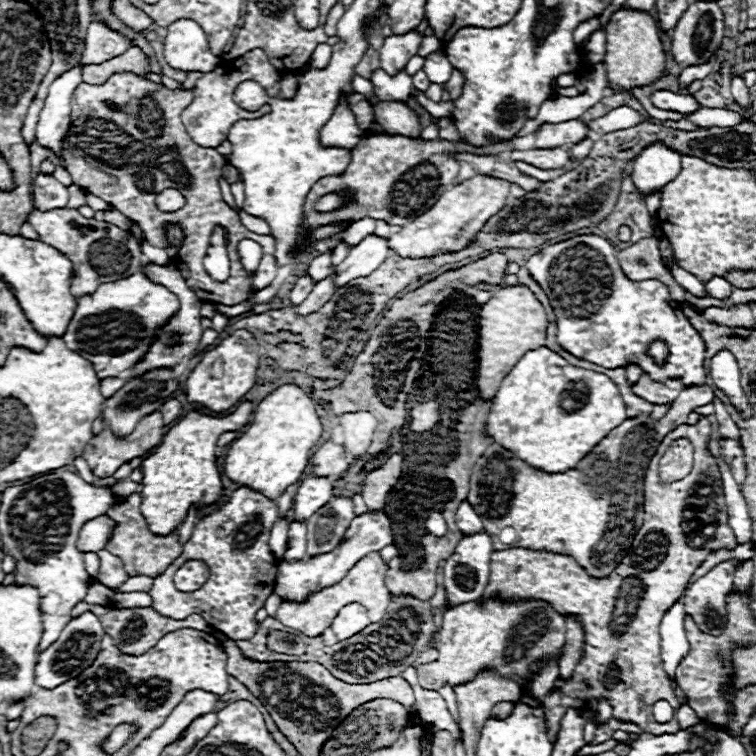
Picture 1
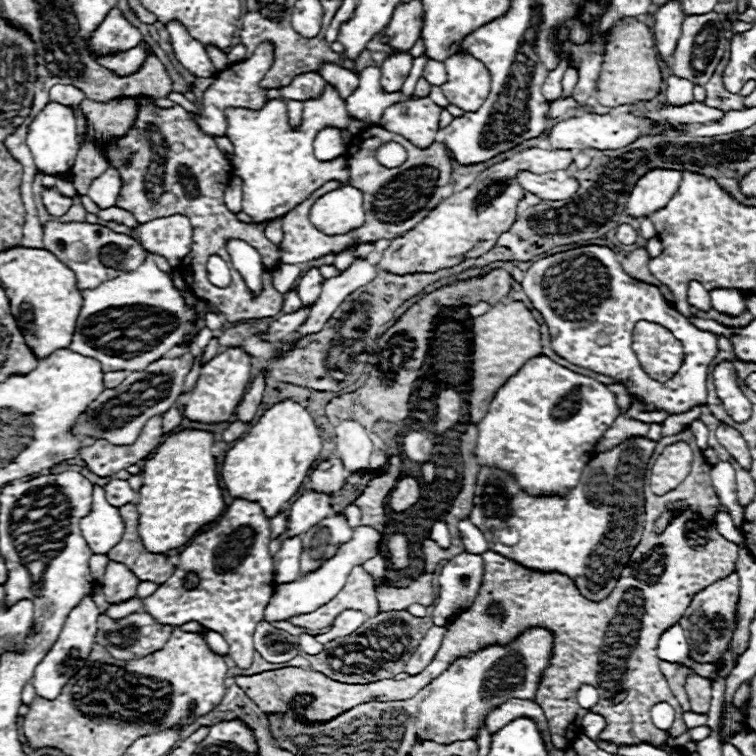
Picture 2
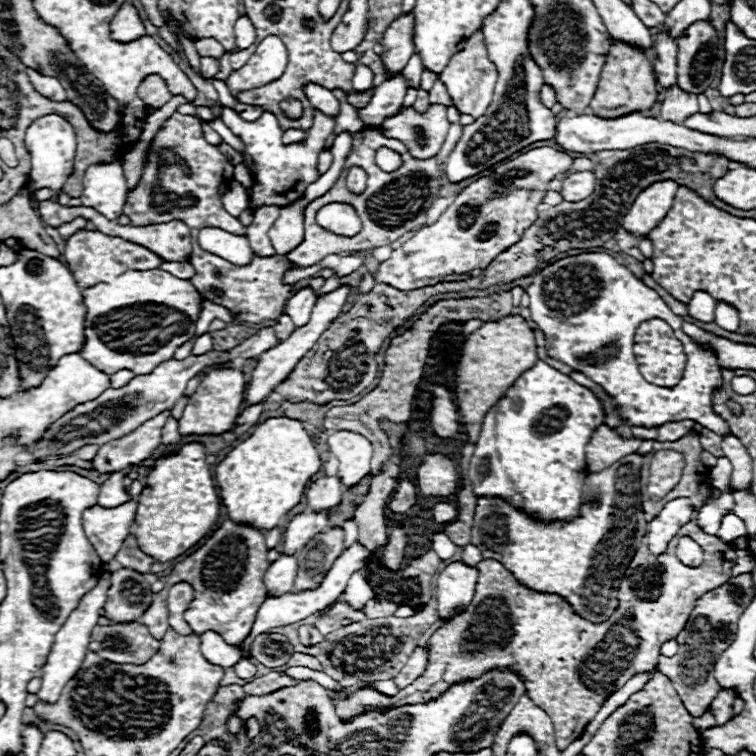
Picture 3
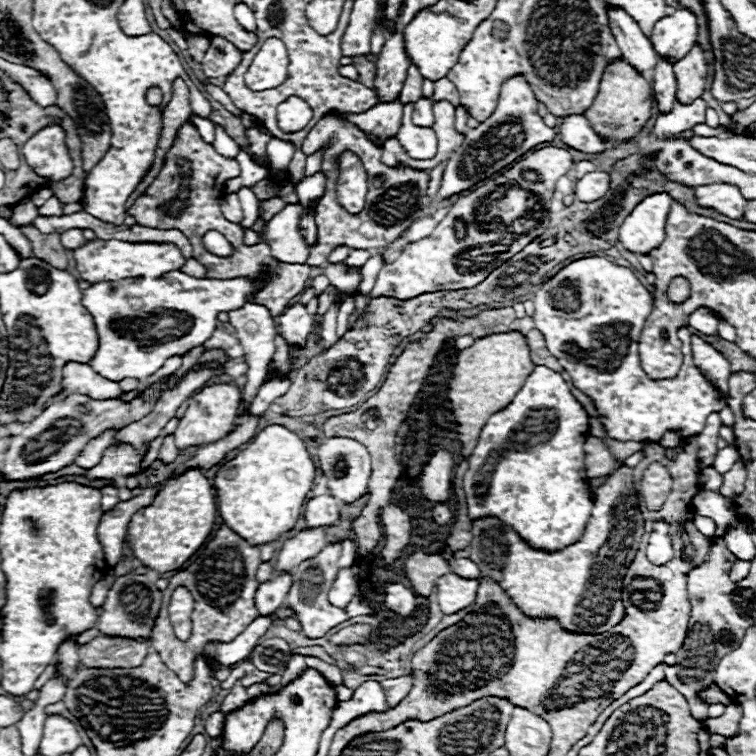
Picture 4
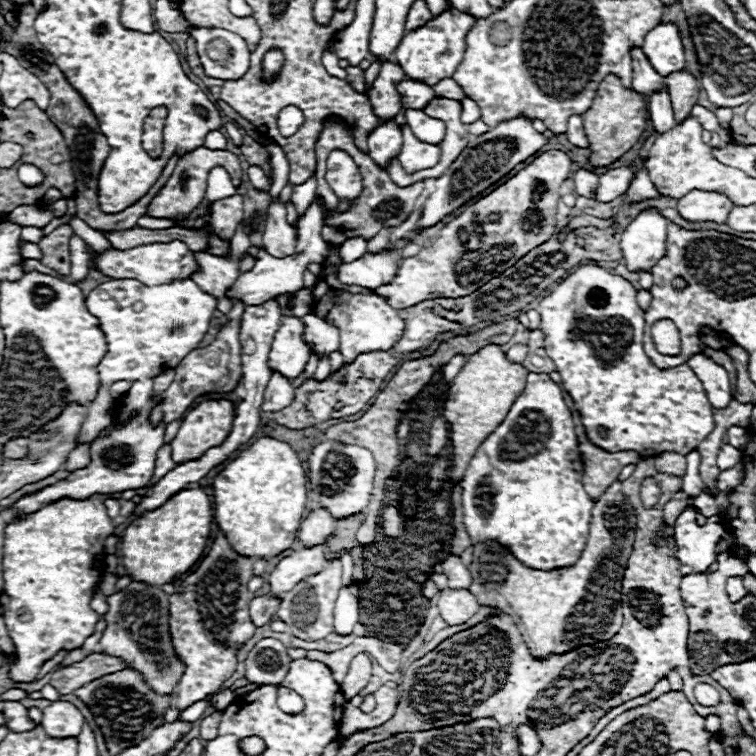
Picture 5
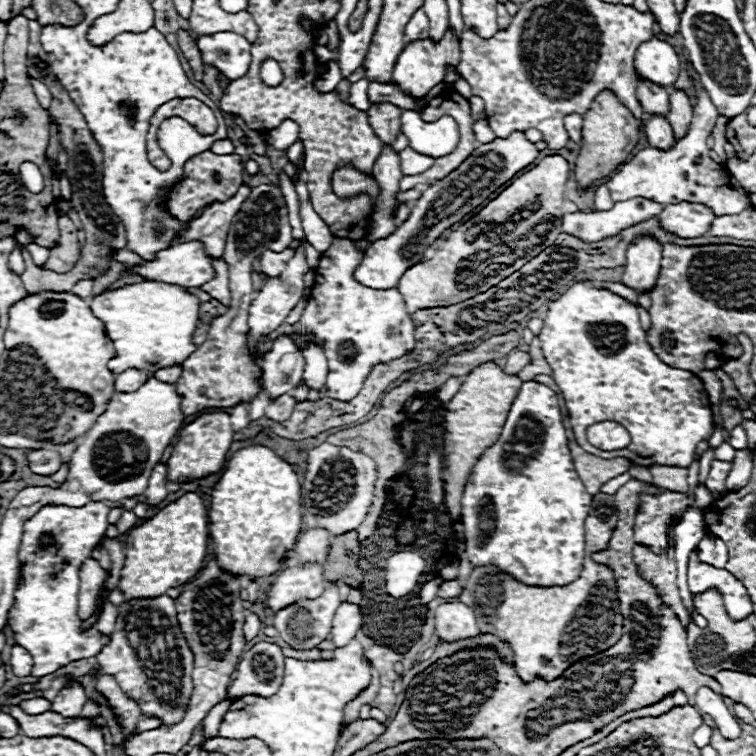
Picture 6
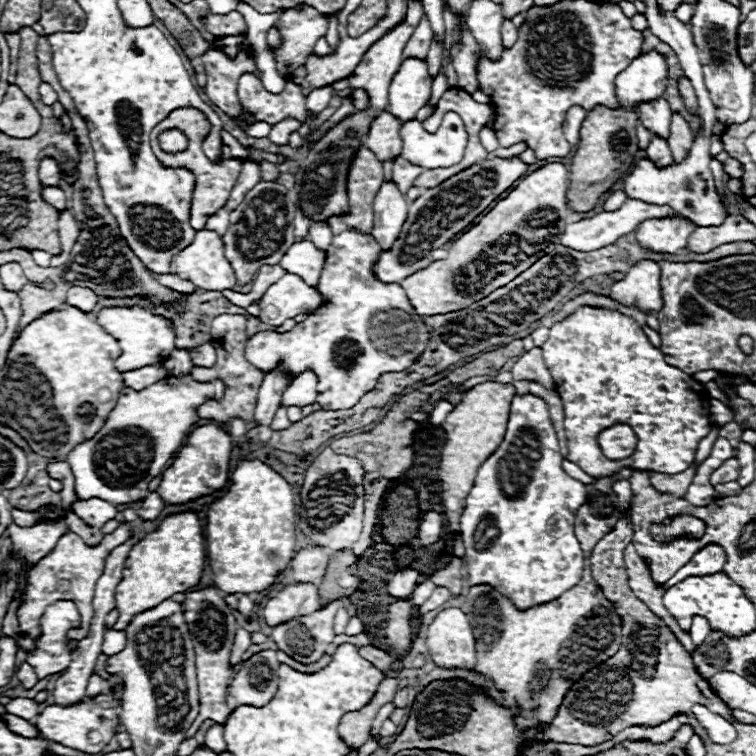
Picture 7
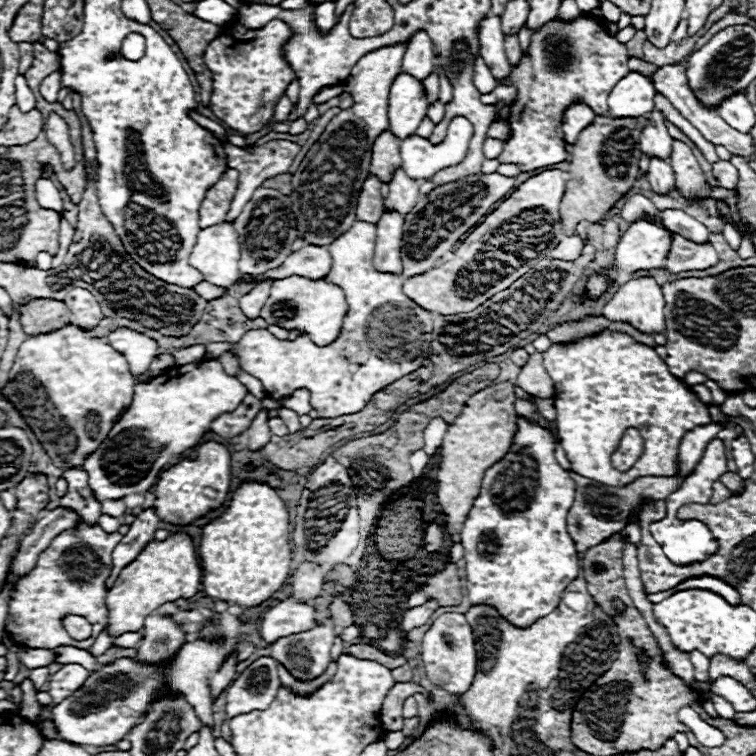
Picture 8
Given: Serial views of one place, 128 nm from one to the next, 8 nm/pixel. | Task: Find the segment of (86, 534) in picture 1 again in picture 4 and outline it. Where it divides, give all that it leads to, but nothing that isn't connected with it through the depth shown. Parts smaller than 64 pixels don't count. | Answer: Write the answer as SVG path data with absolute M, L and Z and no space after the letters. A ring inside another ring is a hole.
M160 482L160 486L152 486L152 488L146 488L144 494L128 500L128 502L118 502L114 510L110 512L104 512L102 516L102 522L98 526L98 538L104 546L104 558L110 566L114 566L120 556L122 556L122 550L124 550L124 536L126 536L126 530L128 530L128 524L132 520L132 516L140 510L140 508L146 508L150 506L150 502L154 500L156 492L166 484Z

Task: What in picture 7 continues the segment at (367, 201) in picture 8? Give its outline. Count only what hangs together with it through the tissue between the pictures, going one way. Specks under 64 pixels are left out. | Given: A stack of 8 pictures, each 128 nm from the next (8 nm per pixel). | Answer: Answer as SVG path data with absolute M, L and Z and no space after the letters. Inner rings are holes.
M360 148L358 158L354 160L348 176L348 202L350 202L350 214L348 216L332 216L330 228L332 232L340 230L362 230L370 232L374 226L374 198L382 186L384 174L382 174L382 162L376 160L376 156L368 148Z

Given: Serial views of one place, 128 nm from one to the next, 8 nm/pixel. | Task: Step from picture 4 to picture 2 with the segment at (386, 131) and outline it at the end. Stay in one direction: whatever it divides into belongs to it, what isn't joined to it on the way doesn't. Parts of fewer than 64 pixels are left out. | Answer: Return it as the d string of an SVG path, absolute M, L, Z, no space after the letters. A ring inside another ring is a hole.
M390 54L390 58L382 64L380 84L384 92L400 92L408 72L412 68L412 56L406 54ZM302 74L298 78L292 80L290 86L286 86L284 90L268 90L266 92L266 100L268 98L290 98L290 100L306 100L306 98L320 98L322 90L324 90L326 82L322 80L322 76L318 74Z

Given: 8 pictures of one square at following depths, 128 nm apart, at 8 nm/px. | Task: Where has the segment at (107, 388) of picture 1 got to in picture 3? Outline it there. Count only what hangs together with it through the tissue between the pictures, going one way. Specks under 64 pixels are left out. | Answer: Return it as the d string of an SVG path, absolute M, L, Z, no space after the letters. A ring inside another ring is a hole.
M120 370L113 375L110 375L111 387L120 388L125 386L135 374L130 370Z

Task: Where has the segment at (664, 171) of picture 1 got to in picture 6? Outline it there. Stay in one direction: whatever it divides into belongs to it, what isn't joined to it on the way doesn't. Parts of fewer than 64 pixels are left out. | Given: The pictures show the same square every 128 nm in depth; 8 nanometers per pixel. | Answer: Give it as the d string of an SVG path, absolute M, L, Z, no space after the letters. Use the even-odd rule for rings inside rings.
M640 238L626 252L622 284L636 292L650 292L658 278L662 246L652 238Z

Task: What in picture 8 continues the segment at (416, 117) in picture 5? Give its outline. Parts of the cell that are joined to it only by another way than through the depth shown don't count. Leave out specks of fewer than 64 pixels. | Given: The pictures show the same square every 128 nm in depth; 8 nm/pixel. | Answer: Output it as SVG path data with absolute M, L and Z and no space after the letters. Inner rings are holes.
M462 116L450 122L448 136L440 146L434 146L426 138L414 134L400 142L402 168L414 180L430 180L438 170L462 162L470 138L472 124Z

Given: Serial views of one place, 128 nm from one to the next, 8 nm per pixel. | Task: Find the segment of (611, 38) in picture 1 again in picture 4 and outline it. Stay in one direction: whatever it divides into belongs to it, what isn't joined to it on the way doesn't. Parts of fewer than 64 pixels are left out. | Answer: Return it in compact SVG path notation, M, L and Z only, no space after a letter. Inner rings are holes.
M624 60L610 62L600 80L600 92L594 104L584 112L596 134L606 138L610 144L632 140L652 116L652 86Z

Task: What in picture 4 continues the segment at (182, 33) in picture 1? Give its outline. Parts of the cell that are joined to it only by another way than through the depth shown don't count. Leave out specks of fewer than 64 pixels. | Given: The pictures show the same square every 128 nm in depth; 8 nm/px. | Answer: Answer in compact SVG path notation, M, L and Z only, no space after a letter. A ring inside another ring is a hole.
M214 36L212 46L206 50L202 60L202 72L208 78L230 76L240 64L240 58L242 58L242 50L234 48L226 38Z

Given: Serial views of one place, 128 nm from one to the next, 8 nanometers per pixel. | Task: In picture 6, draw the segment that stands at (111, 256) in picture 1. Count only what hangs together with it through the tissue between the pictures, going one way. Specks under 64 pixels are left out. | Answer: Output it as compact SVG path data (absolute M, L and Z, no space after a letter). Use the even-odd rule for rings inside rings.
M198 240L174 244L156 254L156 260L144 262L140 268L132 268L148 280L158 280L166 284L178 284L188 288L200 288L210 282L216 272L212 268L212 258L206 256L204 244Z

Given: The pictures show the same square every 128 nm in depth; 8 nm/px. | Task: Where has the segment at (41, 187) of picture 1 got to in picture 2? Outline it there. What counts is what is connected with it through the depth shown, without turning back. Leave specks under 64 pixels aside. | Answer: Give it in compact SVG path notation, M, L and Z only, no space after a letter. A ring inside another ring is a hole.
M46 188L44 192L42 192L42 202L44 202L44 206L46 206L46 212L50 214L50 216L64 216L68 210L70 210L70 206L72 206L72 198L66 198L66 196L60 196L54 188Z

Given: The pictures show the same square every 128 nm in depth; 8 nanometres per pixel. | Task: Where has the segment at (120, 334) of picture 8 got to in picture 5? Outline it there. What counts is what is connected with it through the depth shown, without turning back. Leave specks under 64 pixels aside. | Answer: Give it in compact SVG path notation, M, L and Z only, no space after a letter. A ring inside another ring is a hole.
M190 278L188 280L174 280L170 284L160 286L146 286L138 280L110 280L94 288L86 296L86 306L90 314L94 314L100 320L100 328L108 342L108 352L98 364L98 374L102 380L102 390L108 392L110 384L118 380L138 380L138 378L154 378L158 376L158 370L176 368L182 358L198 348L204 334L208 332L210 318L216 310L216 298L200 290Z

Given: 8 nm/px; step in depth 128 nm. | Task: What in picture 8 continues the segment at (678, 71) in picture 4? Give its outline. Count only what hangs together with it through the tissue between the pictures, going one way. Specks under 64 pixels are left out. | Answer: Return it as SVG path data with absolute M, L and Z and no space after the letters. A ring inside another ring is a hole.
M674 140L670 166L676 174L676 186L678 186L682 198L688 198L688 200L696 198L698 202L704 202L708 196L712 196L712 198L724 200L727 202L737 226L744 227L736 208L738 203L736 190L710 186L688 144L684 144L680 140Z

